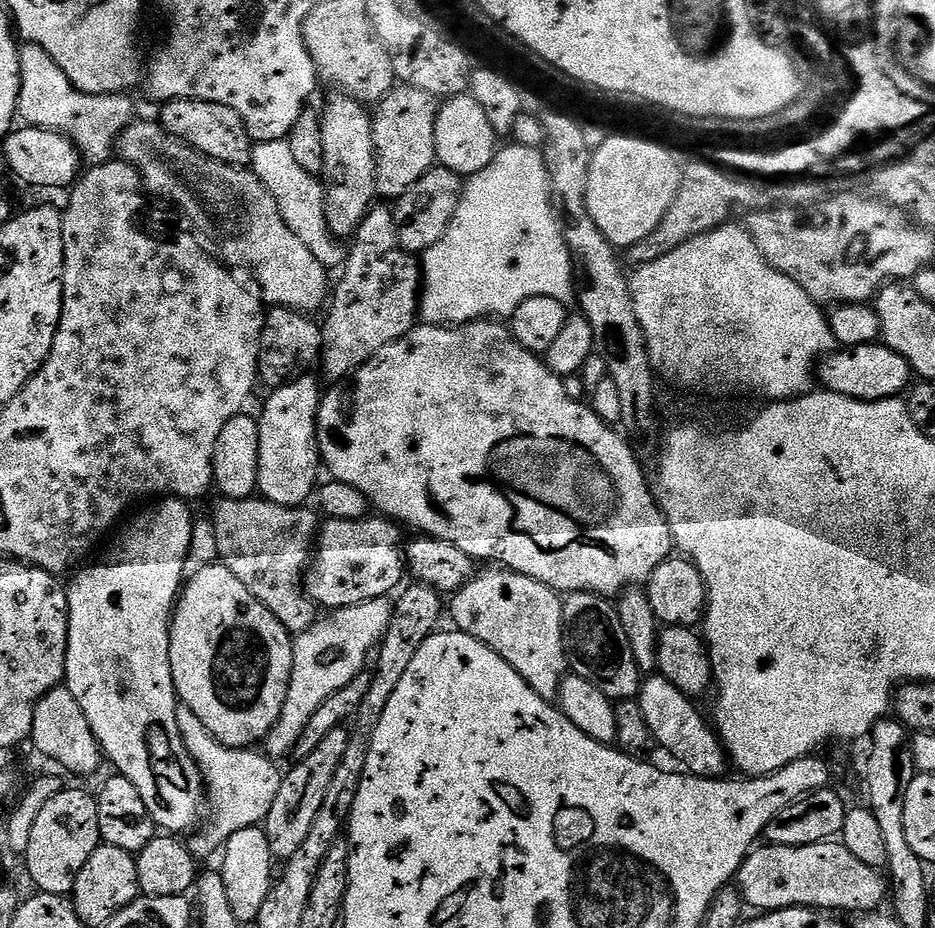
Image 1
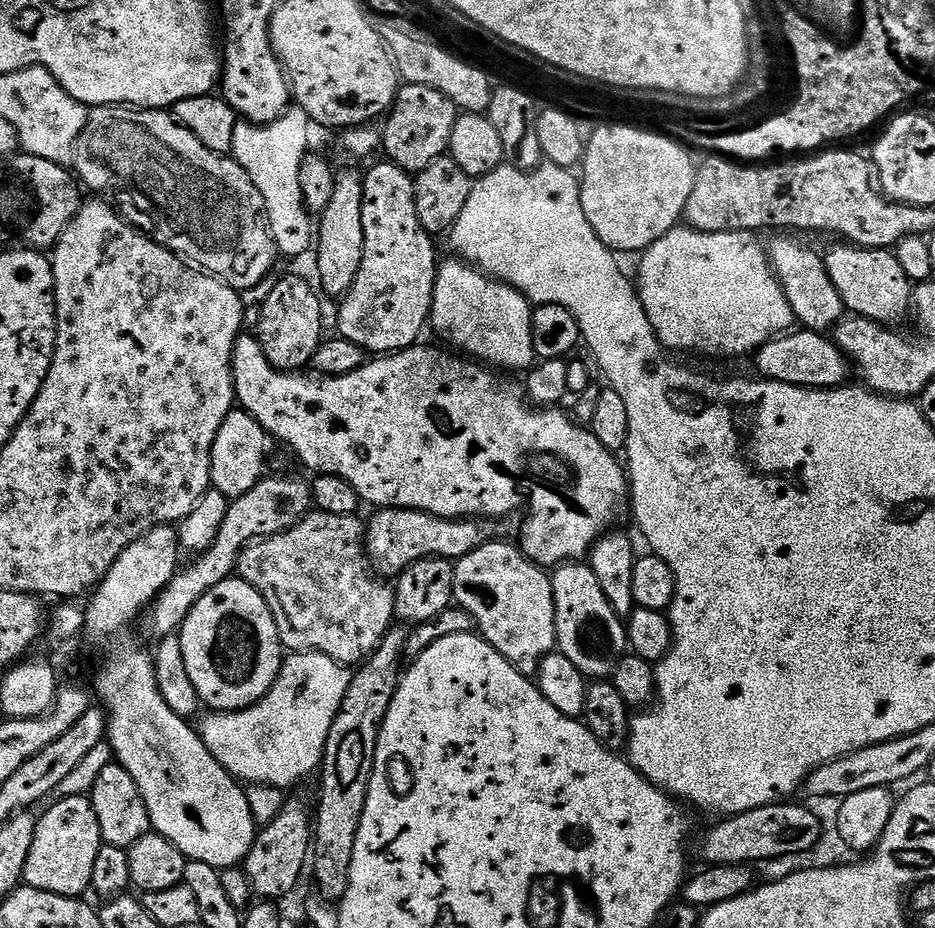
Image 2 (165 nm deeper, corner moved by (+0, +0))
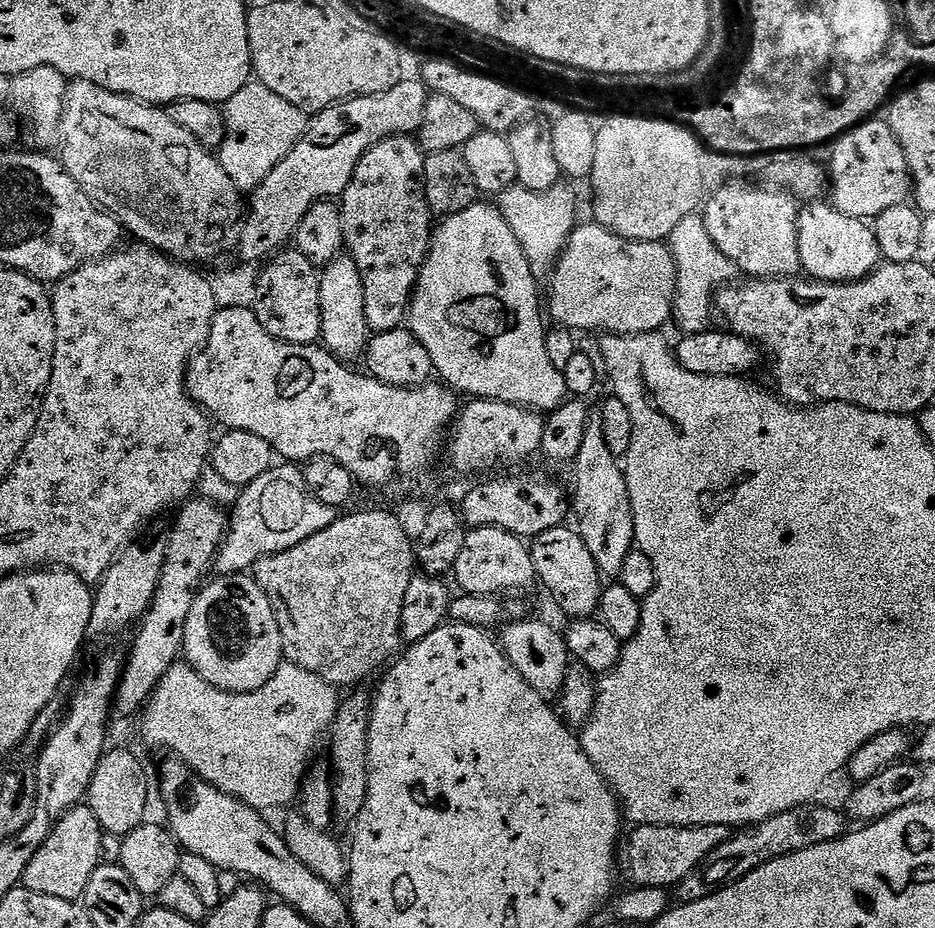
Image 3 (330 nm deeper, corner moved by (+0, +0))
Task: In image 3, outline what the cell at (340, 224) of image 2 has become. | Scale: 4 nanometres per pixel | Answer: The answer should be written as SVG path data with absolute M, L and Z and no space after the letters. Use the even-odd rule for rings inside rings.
M341 254L329 264L323 265L320 272L320 309L322 326L320 340L337 360L352 362L365 355L370 339L370 329L366 322L366 302L362 294L362 278L358 266L351 256Z

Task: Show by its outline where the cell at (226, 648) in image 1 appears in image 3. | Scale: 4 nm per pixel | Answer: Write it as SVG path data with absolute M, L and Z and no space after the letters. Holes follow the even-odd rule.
M217 575L215 579L209 579L196 593L196 601L186 622L183 655L187 664L202 679L210 682L210 686L223 692L253 692L274 678L284 660L284 643L278 630L278 618L270 606L270 598L266 598L251 575Z

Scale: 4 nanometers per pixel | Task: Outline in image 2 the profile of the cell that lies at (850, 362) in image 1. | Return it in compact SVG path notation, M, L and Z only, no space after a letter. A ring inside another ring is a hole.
M799 329L800 332L787 332L768 340L754 356L757 372L763 379L798 385L803 388L843 387L852 374L852 366L835 341L823 333Z

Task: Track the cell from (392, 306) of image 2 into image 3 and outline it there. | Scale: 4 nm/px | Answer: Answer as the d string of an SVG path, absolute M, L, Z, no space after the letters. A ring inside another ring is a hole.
M411 135L391 136L378 146L370 146L362 154L356 169L338 197L338 207L344 231L344 247L358 266L362 278L362 294L366 302L366 322L373 333L389 332L401 327L412 303L412 294L420 268L428 259L428 247L432 245L434 217L424 201L422 177L426 153Z

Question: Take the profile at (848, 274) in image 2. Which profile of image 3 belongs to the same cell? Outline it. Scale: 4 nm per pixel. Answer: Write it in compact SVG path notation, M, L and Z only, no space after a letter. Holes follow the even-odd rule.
M808 202L801 207L798 218L798 258L801 269L811 279L825 280L828 284L850 284L855 280L865 280L882 263L875 227L842 214L828 202Z

